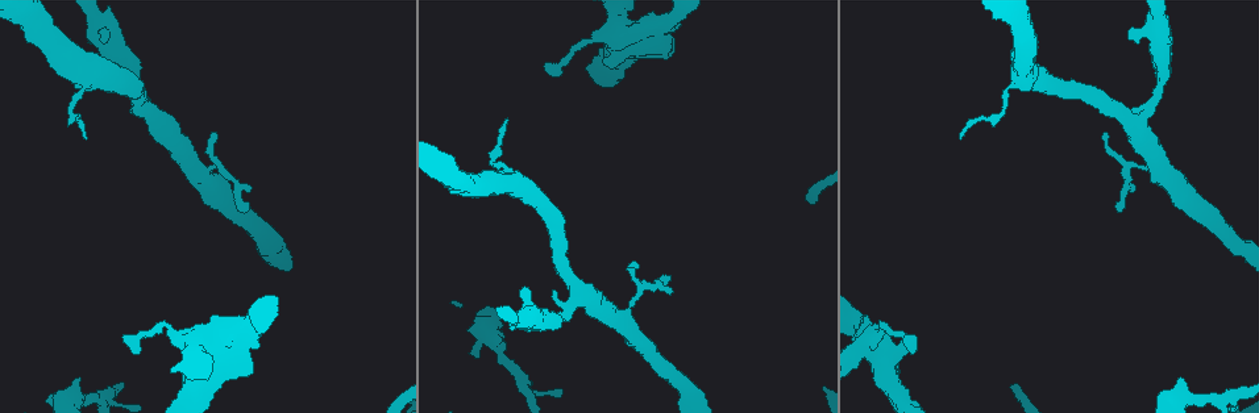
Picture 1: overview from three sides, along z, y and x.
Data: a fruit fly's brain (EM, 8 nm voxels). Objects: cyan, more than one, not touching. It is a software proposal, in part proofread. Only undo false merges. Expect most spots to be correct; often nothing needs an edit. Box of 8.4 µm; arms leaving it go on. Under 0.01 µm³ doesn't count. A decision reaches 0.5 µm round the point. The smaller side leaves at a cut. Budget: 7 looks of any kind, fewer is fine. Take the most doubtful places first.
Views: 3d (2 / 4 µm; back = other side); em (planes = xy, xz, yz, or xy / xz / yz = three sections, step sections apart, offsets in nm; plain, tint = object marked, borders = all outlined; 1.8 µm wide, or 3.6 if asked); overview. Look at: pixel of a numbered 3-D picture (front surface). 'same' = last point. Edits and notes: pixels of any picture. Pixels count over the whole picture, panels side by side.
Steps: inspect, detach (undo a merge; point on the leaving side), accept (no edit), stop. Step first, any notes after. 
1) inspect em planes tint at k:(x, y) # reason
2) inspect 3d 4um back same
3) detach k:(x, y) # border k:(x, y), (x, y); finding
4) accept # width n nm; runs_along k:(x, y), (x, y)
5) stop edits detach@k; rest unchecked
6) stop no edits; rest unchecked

inspect em xz step 4 plain at 1:(642, 285) # abrupt turn

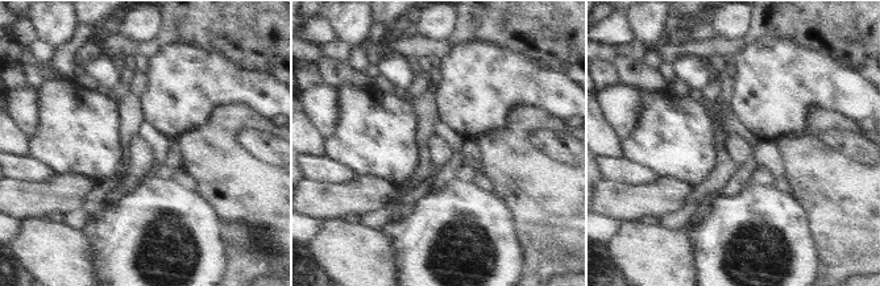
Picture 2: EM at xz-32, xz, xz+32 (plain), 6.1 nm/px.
inspect em xz step 4 tint same

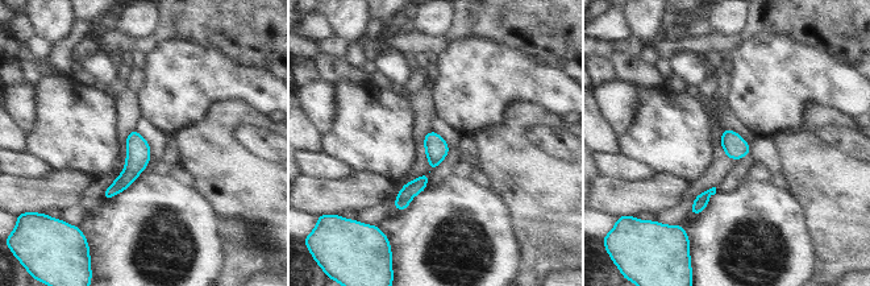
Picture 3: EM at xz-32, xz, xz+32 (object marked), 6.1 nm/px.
accept # runs_along 3:(432, 135), (433, 166), (399, 207); continuous, no second neuron

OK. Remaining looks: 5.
inspect em 3.6um planes tint at 1:(225, 355) # sudden change in width

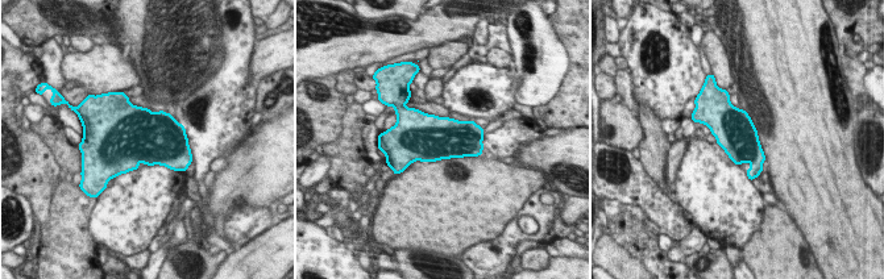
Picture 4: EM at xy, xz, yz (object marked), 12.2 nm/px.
accept # one neuron here

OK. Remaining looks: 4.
inspect em xz step 4 tint at 1:(72, 396) # calibre changes

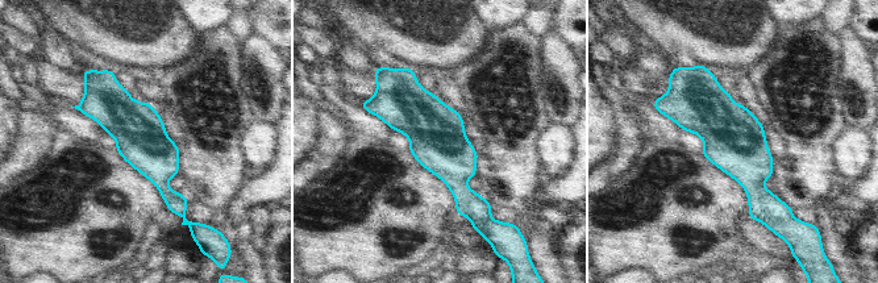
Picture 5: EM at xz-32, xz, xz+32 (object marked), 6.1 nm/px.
inspect em planes tint same

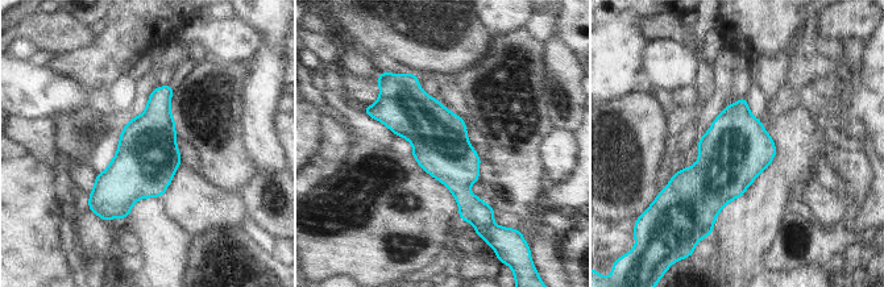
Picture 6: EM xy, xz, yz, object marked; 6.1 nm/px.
accept # runs_along 6:(402, 79), (405, 103), (484, 213); all the same neuron

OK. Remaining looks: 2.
stop no edits; rest unchecked

